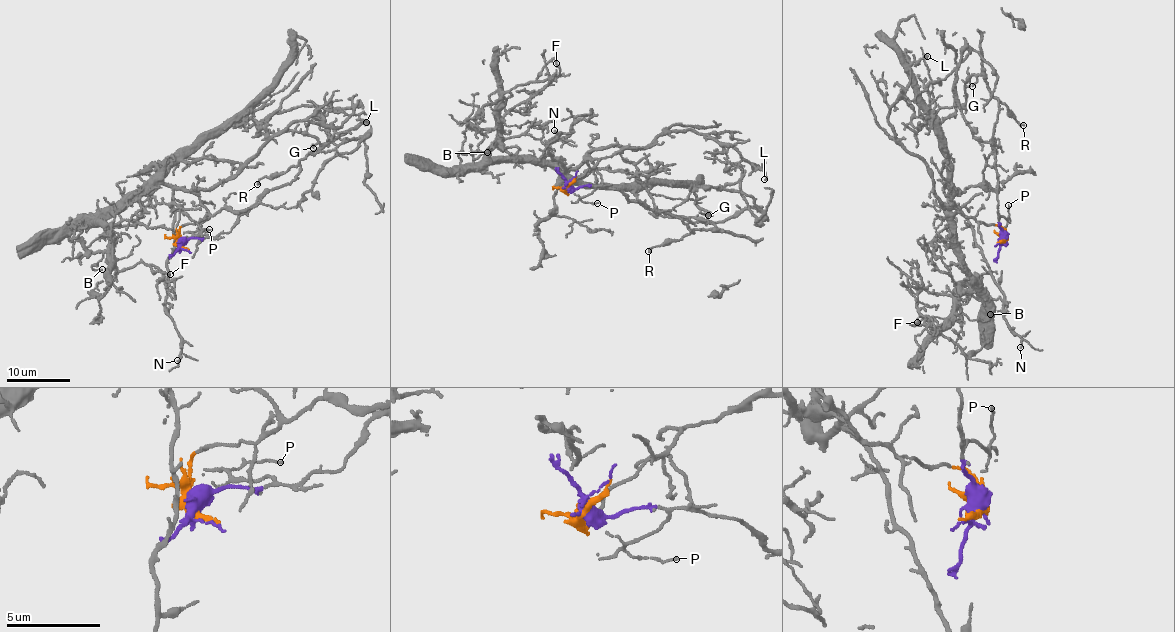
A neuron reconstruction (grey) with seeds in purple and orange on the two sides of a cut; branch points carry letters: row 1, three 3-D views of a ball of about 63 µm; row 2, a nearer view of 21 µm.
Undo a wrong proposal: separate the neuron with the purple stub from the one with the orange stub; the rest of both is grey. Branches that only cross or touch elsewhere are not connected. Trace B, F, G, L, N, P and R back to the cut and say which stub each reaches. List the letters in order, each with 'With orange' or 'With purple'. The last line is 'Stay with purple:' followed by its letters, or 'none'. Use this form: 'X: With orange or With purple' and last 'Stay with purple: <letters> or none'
B: With orange
F: With orange
G: With purple
L: With orange
N: With orange
P: With purple
R: With purple
Stay with purple: G, P, R

